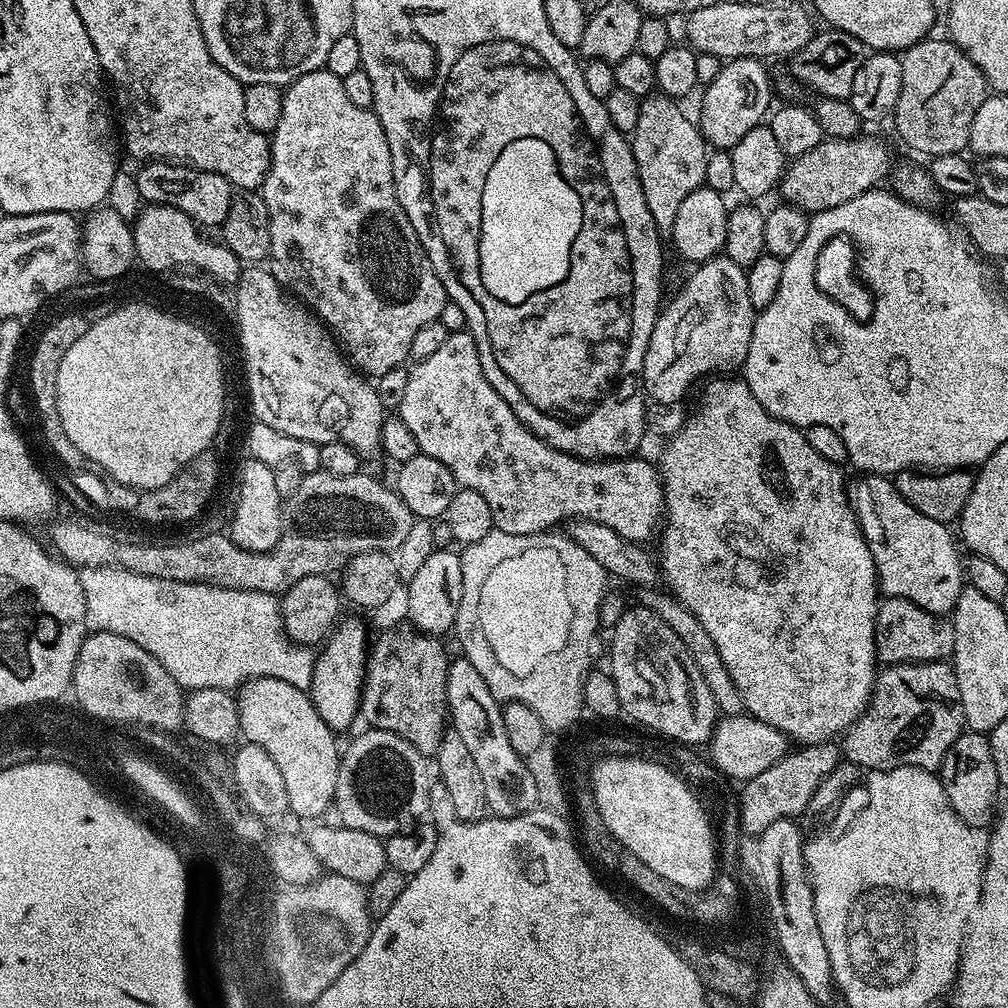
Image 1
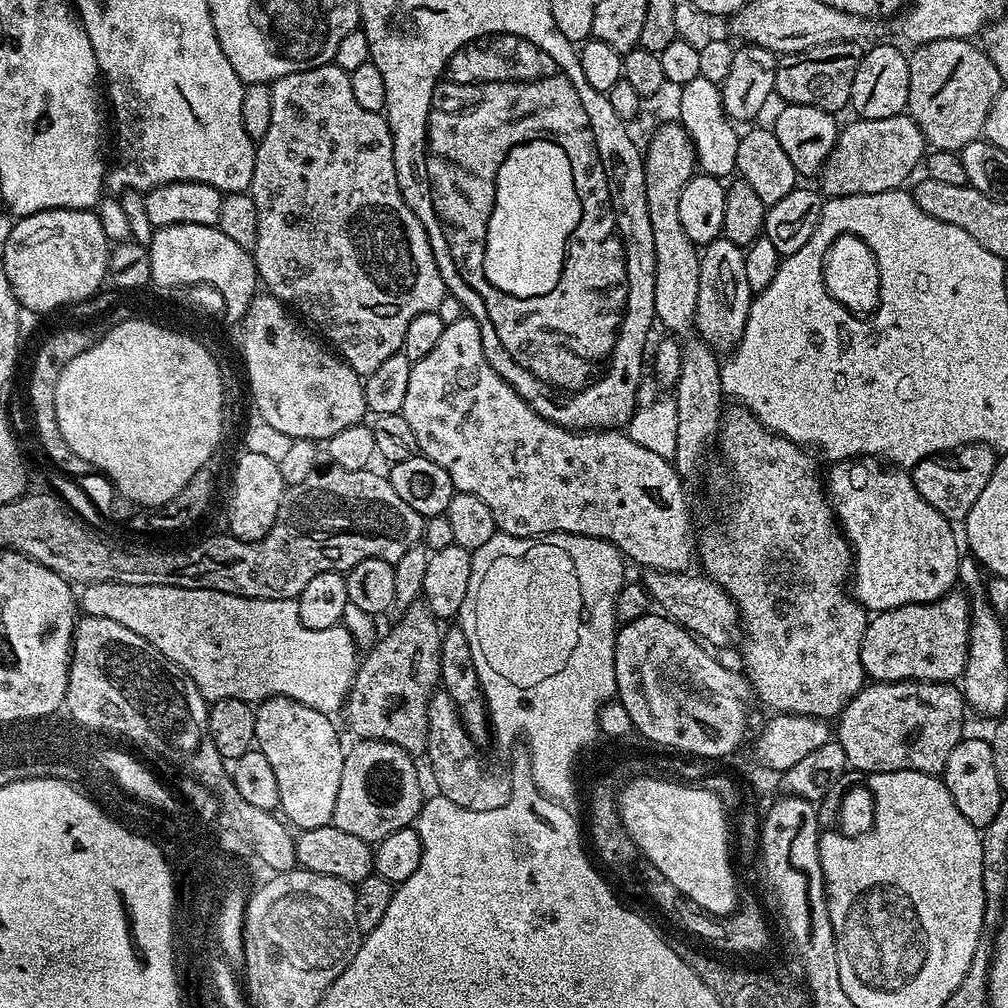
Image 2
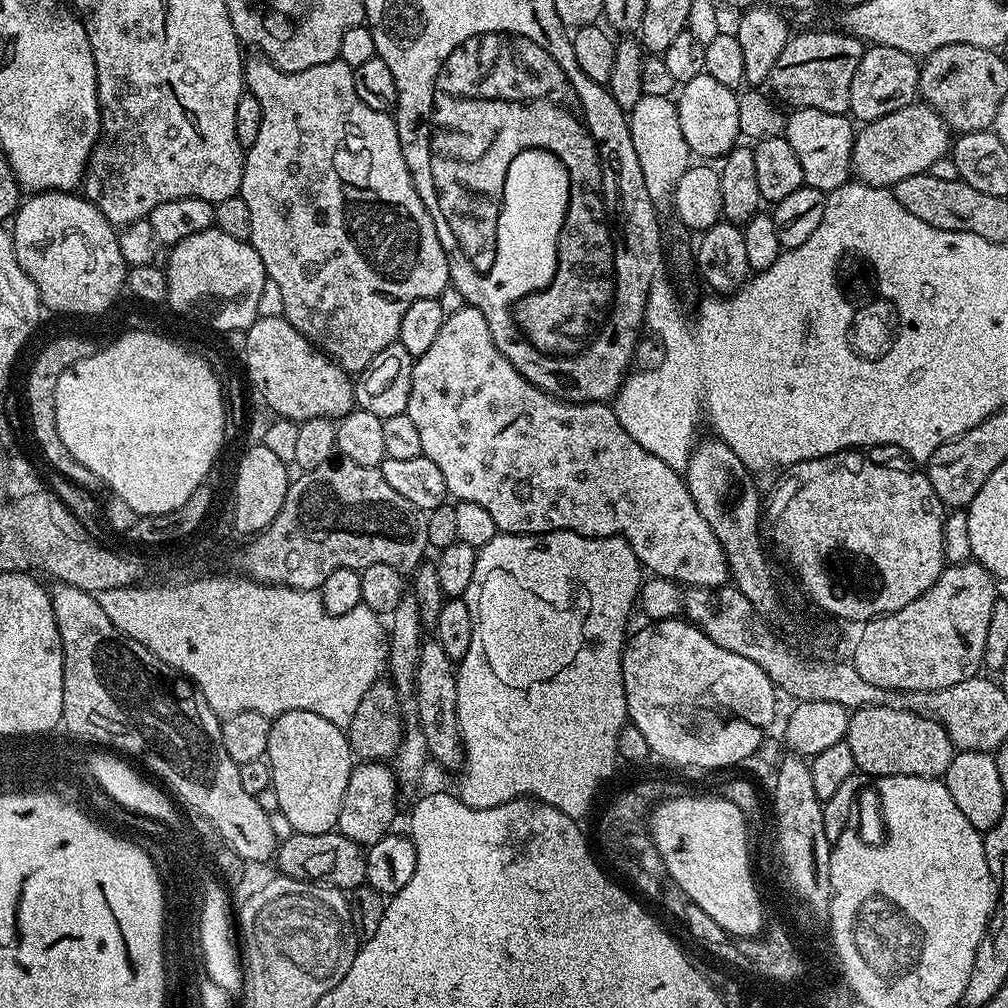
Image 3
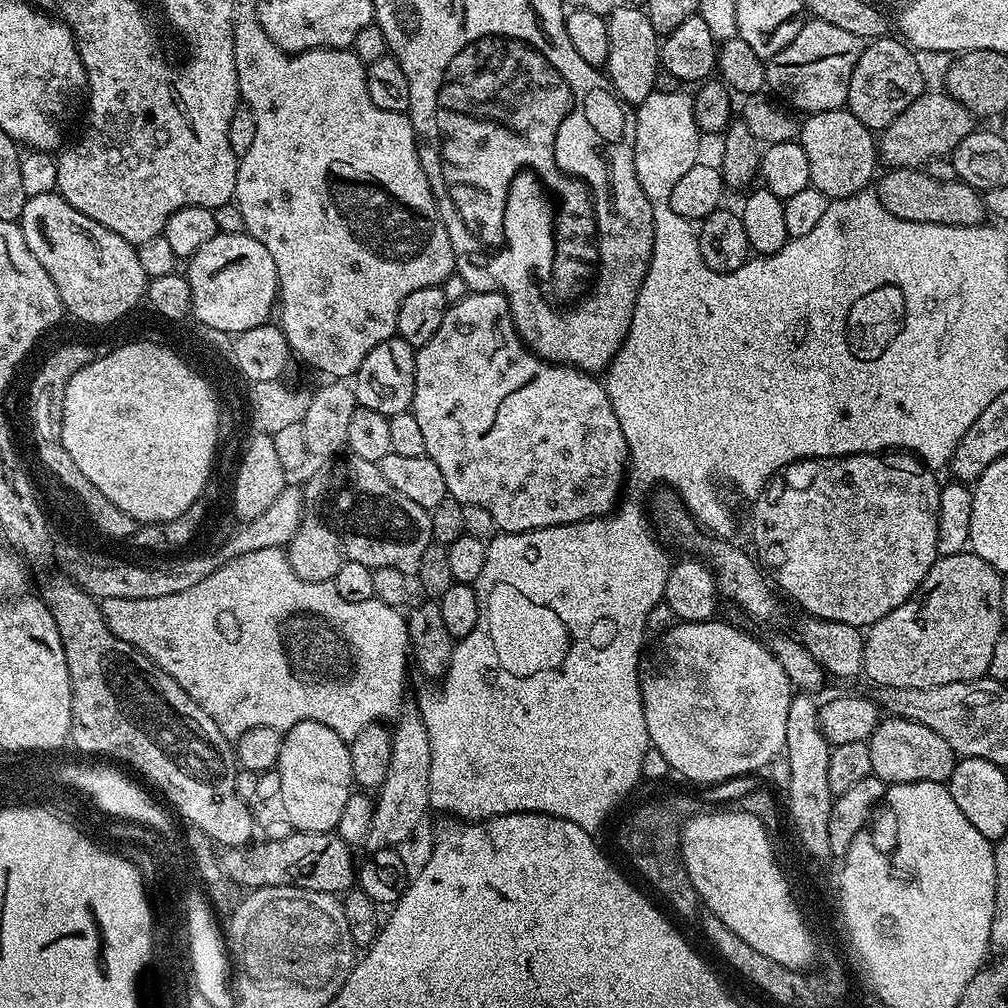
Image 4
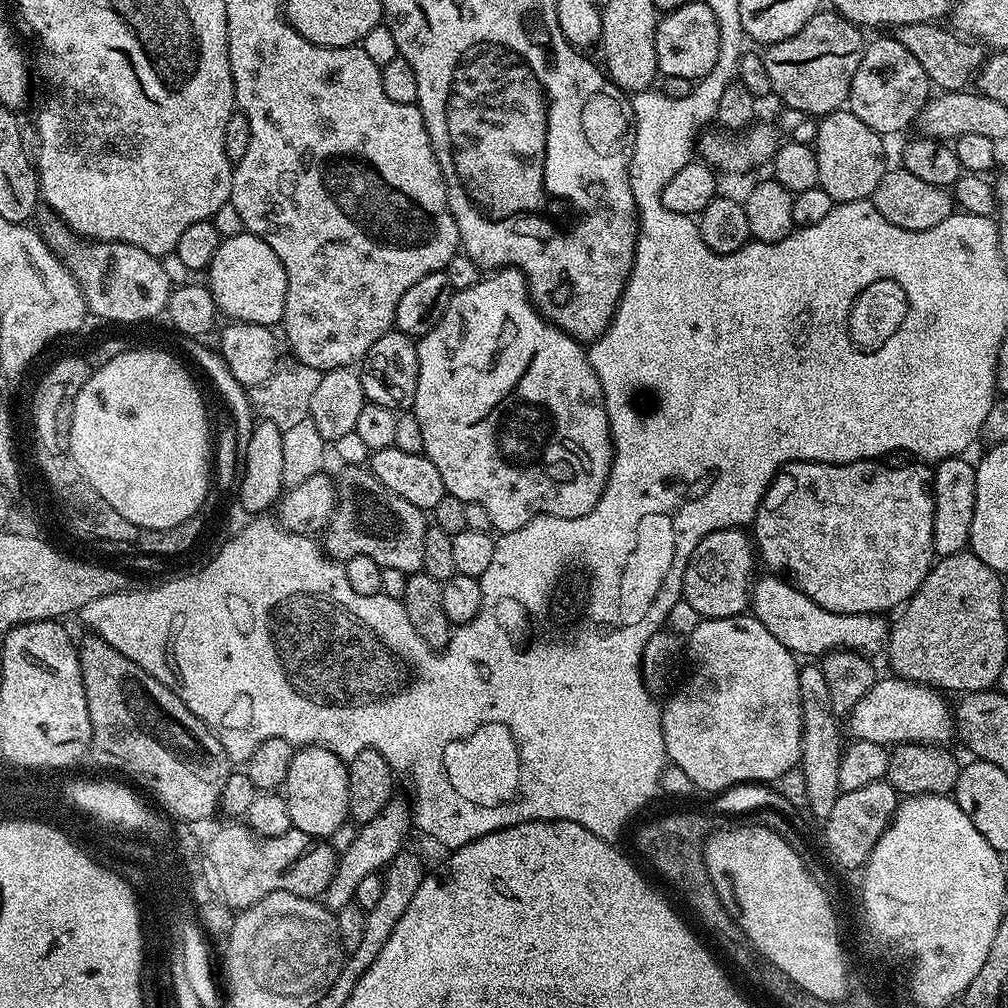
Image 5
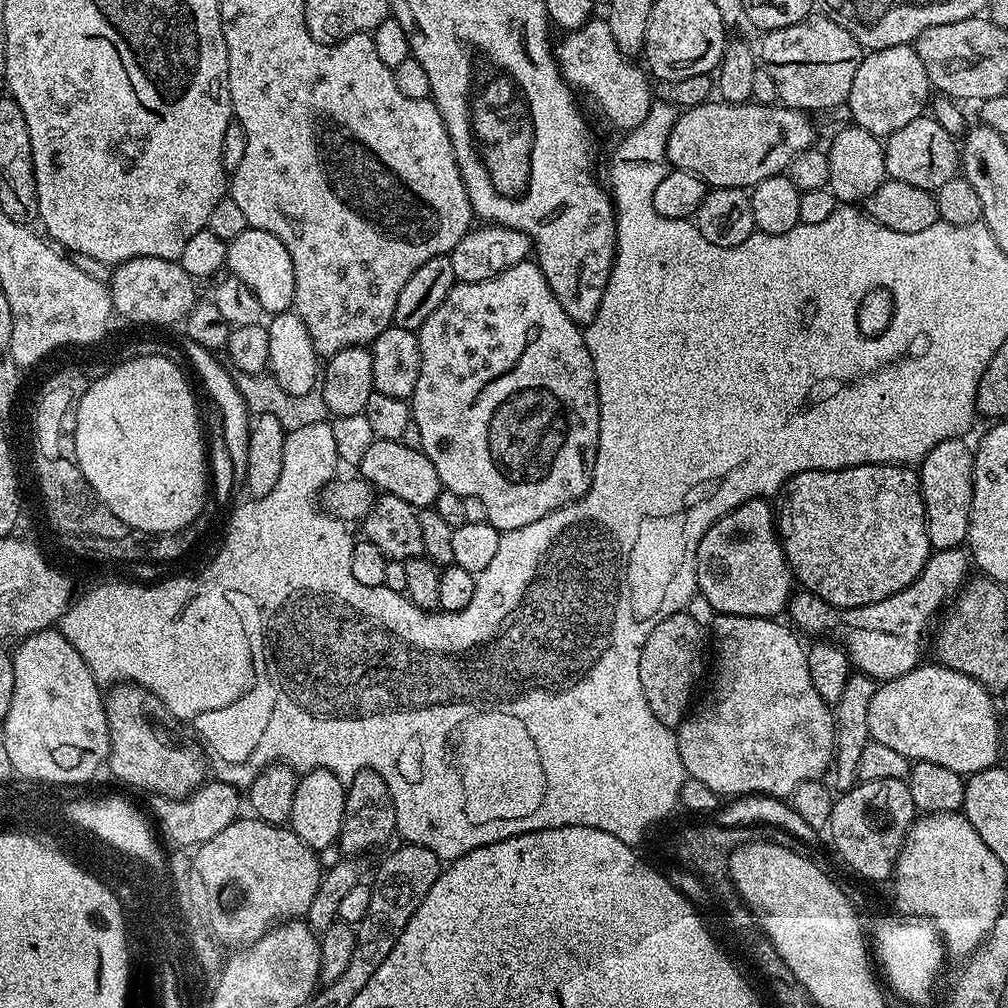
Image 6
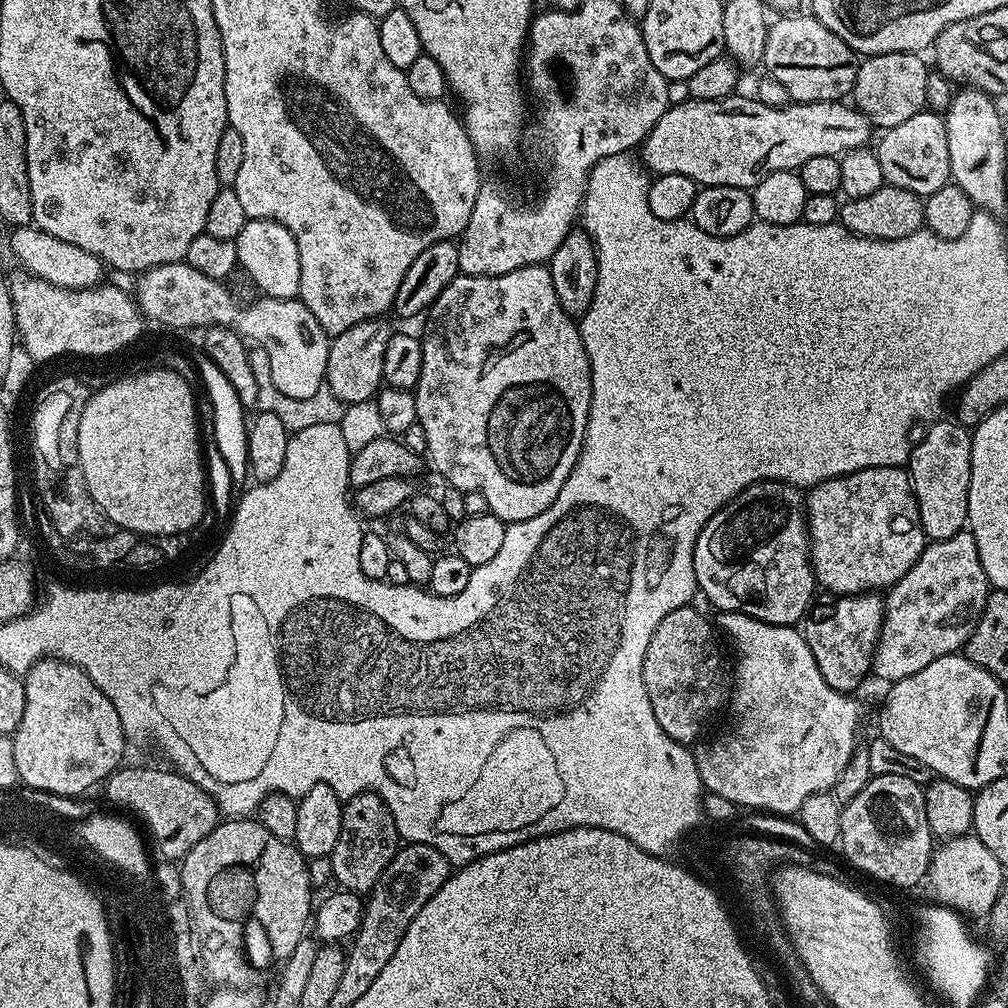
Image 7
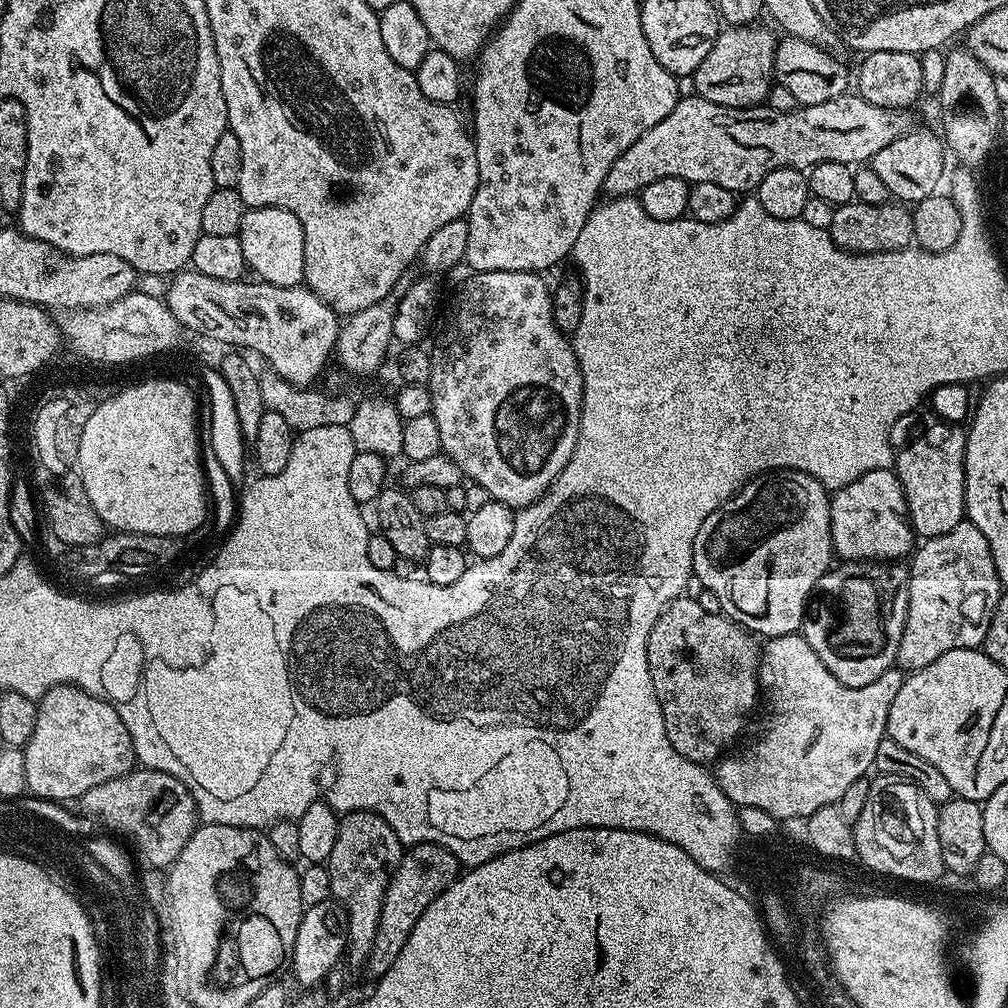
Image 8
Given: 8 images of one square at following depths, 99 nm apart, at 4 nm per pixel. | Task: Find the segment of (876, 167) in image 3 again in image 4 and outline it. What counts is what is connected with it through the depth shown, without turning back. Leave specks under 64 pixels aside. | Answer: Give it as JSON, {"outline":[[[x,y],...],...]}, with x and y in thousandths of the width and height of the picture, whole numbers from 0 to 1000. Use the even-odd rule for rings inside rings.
{"outline":[[[919,89],[910,99],[903,101],[887,121],[875,128],[871,135],[871,155],[881,162],[882,168],[916,168],[924,159],[943,156],[947,146],[965,131],[966,116],[954,101],[950,101],[939,90]]]}

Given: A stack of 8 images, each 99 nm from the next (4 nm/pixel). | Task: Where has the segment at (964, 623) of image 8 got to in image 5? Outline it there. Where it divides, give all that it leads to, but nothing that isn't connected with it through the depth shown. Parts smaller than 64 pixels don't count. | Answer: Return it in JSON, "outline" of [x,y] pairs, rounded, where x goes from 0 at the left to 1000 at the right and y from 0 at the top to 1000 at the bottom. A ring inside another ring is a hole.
{"outline":[[[769,569],[749,572],[744,588],[744,607],[752,617],[756,617],[756,621],[760,621],[760,625],[764,625],[764,629],[768,629],[768,633],[772,633],[772,637],[776,637],[776,641],[780,641],[780,645],[794,653],[813,653],[831,643],[866,649],[881,638],[883,619],[876,610],[863,607],[827,609]]]}

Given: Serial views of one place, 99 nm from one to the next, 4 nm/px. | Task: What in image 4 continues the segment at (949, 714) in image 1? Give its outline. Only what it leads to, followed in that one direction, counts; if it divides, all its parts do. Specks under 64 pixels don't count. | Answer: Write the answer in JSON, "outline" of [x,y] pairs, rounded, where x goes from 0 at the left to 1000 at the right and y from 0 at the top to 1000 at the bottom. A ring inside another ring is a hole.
{"outline":[[[890,710],[874,713],[859,737],[863,744],[865,769],[870,770],[879,780],[899,776],[938,777],[950,753],[948,746],[942,744],[942,736],[938,736],[938,732],[927,728],[927,724],[911,716],[903,716]]]}

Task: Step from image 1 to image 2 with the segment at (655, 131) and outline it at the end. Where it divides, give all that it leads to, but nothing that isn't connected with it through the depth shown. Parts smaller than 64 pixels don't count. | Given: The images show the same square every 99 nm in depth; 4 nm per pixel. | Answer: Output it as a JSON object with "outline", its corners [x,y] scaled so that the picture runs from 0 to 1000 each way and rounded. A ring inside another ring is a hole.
{"outline":[[[674,121],[659,123],[643,139],[643,148],[638,148],[639,180],[641,181],[641,208],[645,212],[645,228],[649,231],[649,308],[651,317],[660,325],[660,330],[687,329],[690,319],[692,304],[692,272],[694,271],[694,250],[691,242],[681,232],[673,212],[673,196],[677,196],[677,188],[687,175],[691,174],[689,145],[686,135]]]}

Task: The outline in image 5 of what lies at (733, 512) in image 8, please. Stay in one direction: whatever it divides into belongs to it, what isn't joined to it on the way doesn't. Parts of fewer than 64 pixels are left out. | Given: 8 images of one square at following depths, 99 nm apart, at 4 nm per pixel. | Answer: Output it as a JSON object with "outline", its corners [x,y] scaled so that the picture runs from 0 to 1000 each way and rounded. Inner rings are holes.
{"outline":[[[717,524],[711,528],[704,529],[688,546],[685,558],[681,562],[679,570],[678,594],[688,601],[688,605],[694,613],[711,615],[712,613],[724,613],[733,611],[743,602],[744,588],[751,570],[752,552],[748,547],[748,536],[738,524]]]}

